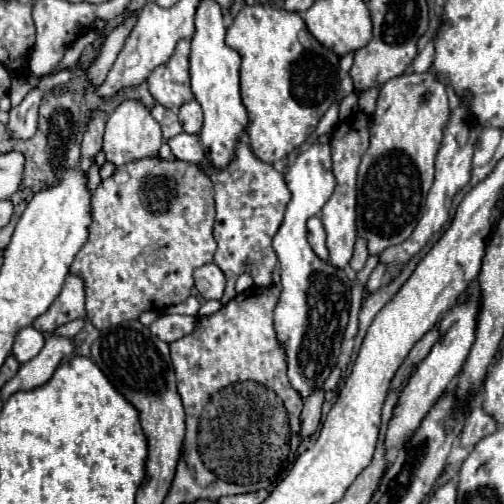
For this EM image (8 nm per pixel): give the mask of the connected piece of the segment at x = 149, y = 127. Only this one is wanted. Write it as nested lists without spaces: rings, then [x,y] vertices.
[[[128,99],[128,101],[122,101],[120,105],[116,105],[116,109],[110,113],[108,123],[106,123],[102,149],[106,153],[106,159],[118,167],[118,165],[124,165],[124,163],[134,161],[134,159],[158,155],[162,141],[164,141],[164,137],[162,137],[160,125],[152,117],[150,109],[138,99]]]

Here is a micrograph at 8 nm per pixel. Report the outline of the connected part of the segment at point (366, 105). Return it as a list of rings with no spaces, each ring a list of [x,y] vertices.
[[[374,87],[374,89],[370,89],[370,91],[364,91],[362,95],[360,95],[360,109],[364,111],[364,113],[374,113],[374,109],[376,109],[376,97],[378,97],[378,87]]]

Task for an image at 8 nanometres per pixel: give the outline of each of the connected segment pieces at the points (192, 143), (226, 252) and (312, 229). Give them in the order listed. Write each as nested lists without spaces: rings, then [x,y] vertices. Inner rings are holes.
[[[180,133],[172,139],[168,139],[168,145],[172,147],[172,155],[176,159],[182,159],[182,161],[188,161],[188,163],[202,163],[206,159],[198,135]]]
[[[244,141],[236,147],[236,159],[222,171],[204,163],[206,175],[214,183],[216,191],[216,223],[214,239],[218,243],[214,263],[226,275],[226,291],[220,299],[224,305],[234,297],[236,279],[248,273],[258,287],[268,287],[272,283],[272,271],[278,267],[276,253],[272,249],[272,239],[280,229],[284,219],[284,209],[290,201],[290,191],[286,187],[284,175],[278,173],[270,163],[260,161]]]
[[[312,217],[308,219],[308,243],[314,249],[314,253],[326,261],[328,259],[328,249],[326,249],[326,233],[324,233],[324,225],[320,221],[320,217]]]

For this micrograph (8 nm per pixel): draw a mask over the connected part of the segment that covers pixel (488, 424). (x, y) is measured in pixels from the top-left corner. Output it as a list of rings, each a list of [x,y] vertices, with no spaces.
[[[480,405],[474,407],[466,419],[466,425],[460,433],[460,445],[476,445],[482,437],[490,435],[498,429],[498,423],[492,415],[488,415]]]

